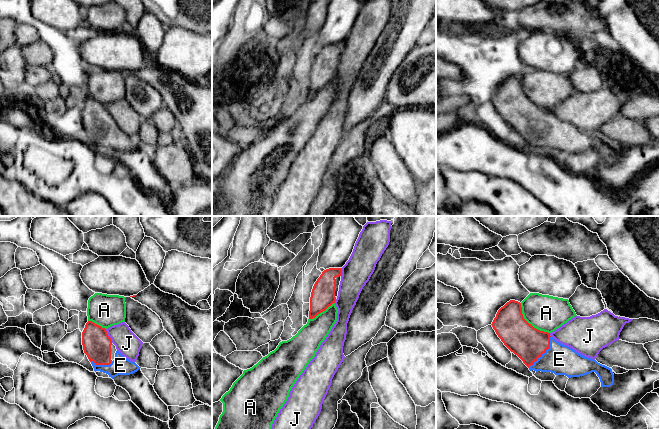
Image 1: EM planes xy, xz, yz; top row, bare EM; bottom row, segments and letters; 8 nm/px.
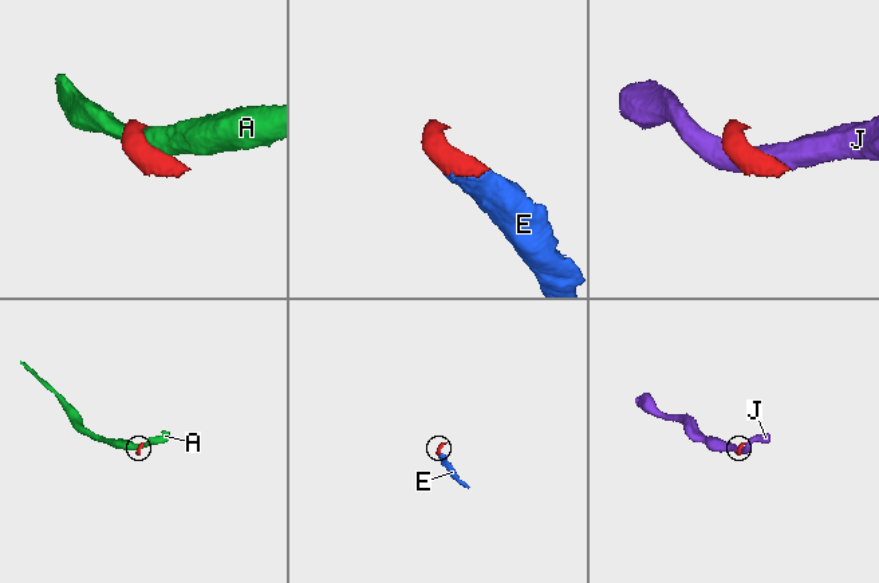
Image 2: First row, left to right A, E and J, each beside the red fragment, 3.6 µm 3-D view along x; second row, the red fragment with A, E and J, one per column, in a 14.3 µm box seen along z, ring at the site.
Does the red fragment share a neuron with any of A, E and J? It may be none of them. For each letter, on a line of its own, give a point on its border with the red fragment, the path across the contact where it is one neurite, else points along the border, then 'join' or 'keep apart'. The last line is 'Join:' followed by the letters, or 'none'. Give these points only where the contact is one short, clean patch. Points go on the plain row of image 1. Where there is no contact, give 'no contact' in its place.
A: meets red in yz at (528, 99); keep apart
E: meets red in yz at (544, 128); join
J: meets red in xy at (108, 112); keep apart
Join: E

